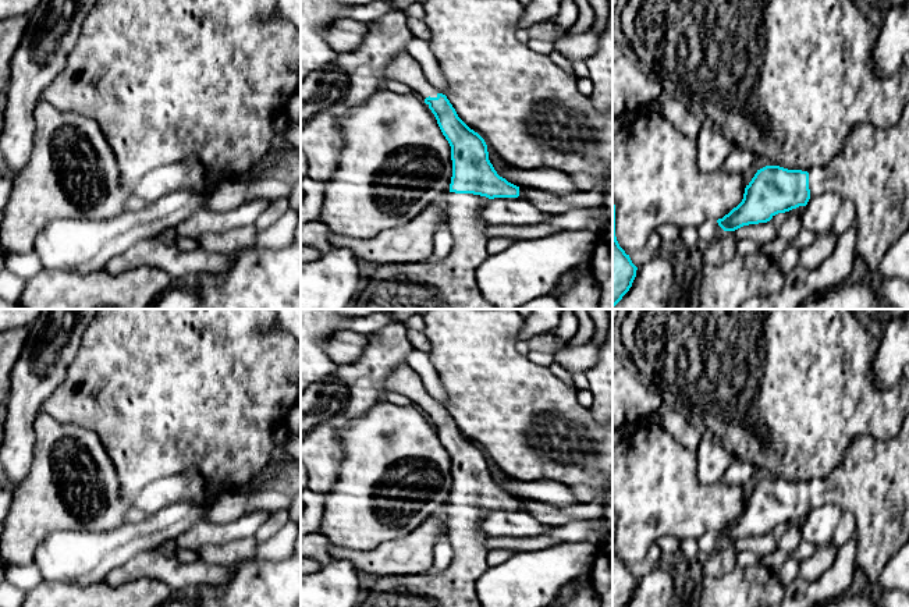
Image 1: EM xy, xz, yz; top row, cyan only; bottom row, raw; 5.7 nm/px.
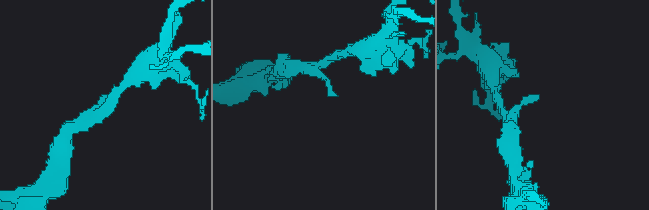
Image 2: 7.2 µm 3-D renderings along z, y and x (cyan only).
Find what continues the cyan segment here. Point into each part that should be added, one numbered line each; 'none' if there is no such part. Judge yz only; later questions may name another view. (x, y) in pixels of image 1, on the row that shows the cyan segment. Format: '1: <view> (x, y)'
1: yz (872, 170)

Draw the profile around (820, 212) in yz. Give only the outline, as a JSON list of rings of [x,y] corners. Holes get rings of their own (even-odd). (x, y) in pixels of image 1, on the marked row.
[[[834,192],[821,194],[814,198],[810,196],[800,216],[802,228],[812,231],[814,235],[831,231],[842,200]]]

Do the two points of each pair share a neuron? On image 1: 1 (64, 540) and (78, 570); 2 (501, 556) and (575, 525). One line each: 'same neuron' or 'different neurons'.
1: same neuron
2: different neurons

